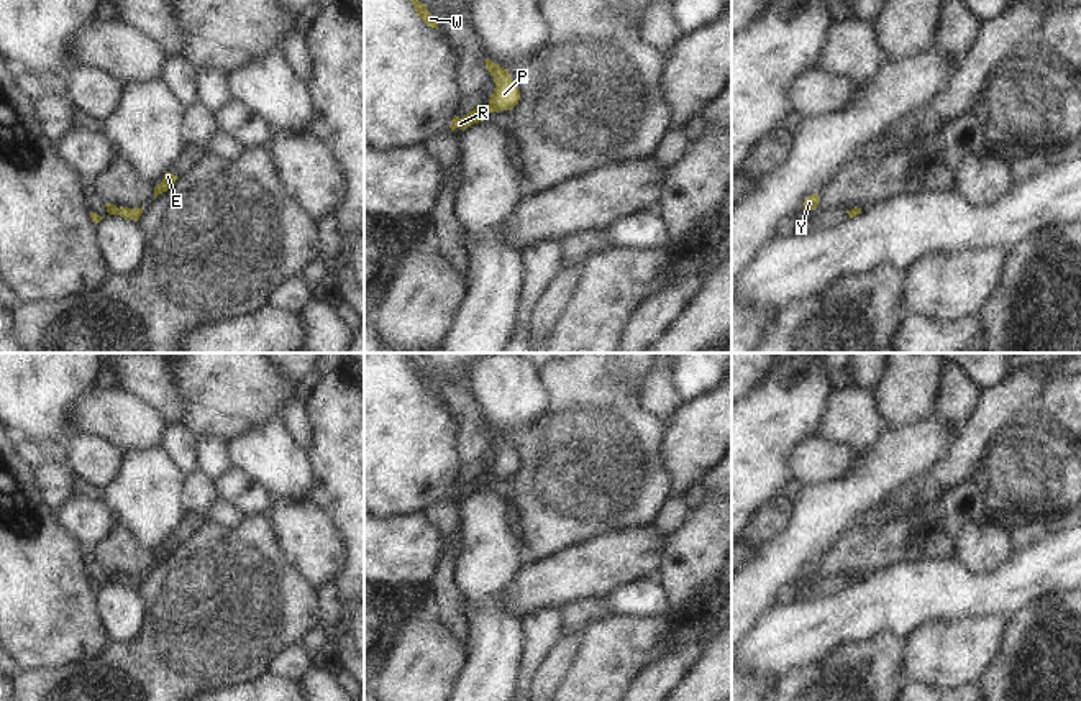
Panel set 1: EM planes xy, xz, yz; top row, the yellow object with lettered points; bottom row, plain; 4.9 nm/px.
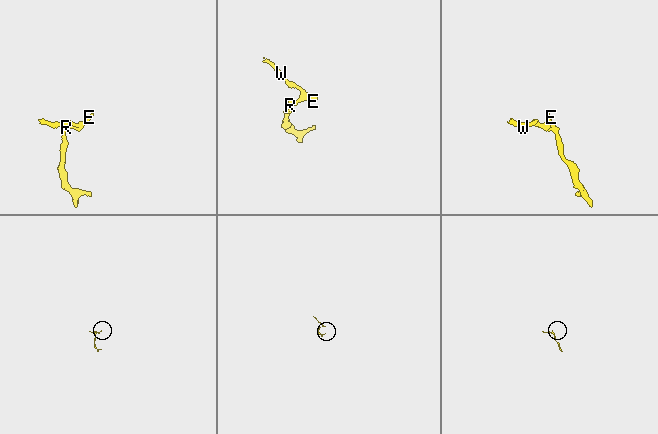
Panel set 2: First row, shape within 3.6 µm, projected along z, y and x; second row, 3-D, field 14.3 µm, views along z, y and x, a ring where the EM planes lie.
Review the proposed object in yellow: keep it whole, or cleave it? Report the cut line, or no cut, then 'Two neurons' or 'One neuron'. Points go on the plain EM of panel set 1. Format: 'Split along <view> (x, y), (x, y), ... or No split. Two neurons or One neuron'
No split. One neuron.

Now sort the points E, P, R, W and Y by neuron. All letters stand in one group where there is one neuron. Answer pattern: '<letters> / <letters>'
E P R W Y

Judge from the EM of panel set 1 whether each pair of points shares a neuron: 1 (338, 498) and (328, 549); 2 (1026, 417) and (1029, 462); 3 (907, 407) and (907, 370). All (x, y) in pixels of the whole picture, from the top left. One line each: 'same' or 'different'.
1: different
2: different
3: same

